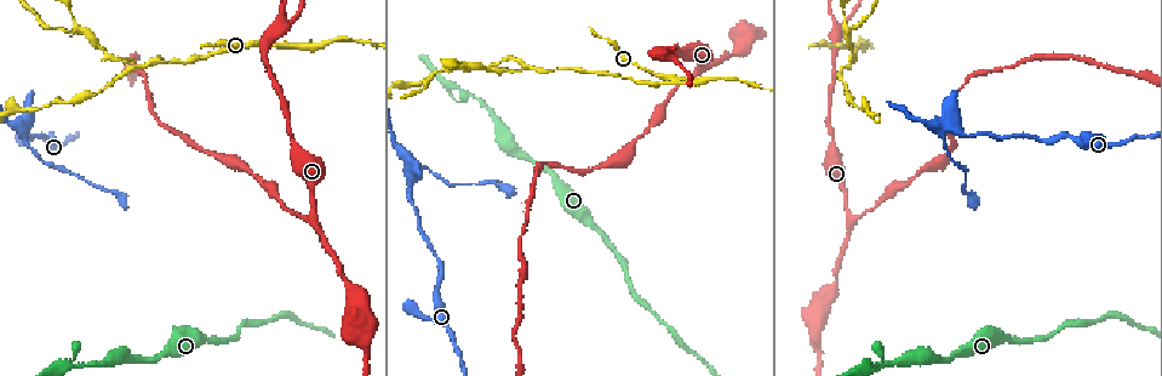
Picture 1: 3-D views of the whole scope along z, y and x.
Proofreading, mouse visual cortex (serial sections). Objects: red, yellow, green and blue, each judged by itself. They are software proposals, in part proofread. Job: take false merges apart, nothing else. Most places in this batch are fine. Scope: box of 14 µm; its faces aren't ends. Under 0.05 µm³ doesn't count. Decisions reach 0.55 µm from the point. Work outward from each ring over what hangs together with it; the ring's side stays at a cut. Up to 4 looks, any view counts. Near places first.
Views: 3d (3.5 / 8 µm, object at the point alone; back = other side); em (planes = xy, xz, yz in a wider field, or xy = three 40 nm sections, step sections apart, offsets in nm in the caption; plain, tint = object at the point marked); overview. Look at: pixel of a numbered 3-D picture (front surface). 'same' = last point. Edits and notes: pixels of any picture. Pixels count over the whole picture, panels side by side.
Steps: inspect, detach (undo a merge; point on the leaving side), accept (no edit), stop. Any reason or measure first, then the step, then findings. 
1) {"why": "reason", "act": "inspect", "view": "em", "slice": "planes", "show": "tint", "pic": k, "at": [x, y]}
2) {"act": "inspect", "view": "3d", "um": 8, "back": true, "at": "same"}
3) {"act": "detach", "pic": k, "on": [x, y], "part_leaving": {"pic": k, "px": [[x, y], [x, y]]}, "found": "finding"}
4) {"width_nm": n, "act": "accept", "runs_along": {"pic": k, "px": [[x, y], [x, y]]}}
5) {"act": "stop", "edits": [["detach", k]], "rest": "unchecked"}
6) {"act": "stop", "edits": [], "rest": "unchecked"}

{"why": "sharp bend", "act": "inspect", "view": "3d", "um": 3.5, "pic": 1, "at": [275, 45]}

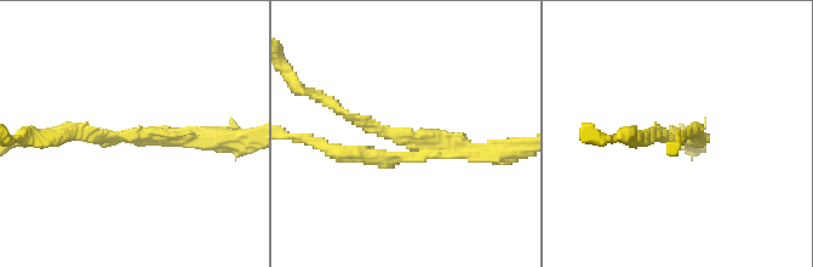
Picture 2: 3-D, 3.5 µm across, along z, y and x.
{"arms": 3, "arm_widths_nm": [150, 200, 200], "why": "now the EM", "act": "inspect", "view": "em", "slice": "xy", "step": 2, "show": "tint", "pic": 2, "at": [131, 139]}

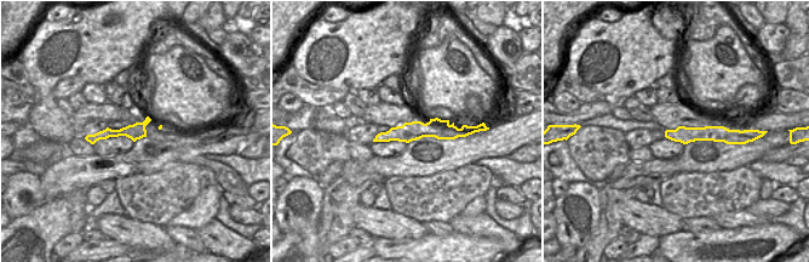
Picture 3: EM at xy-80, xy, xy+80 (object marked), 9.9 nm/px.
{"act": "accept", "runs_along": {"pic": 2, "px": [[328, 101], [410, 145], [391, 160], [354, 154]]}, "found": "one cell here"}

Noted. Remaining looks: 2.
{"why": "three arms meet", "act": "inspect", "view": "3d", "um": 8, "pic": 1, "at": [849, 66]}

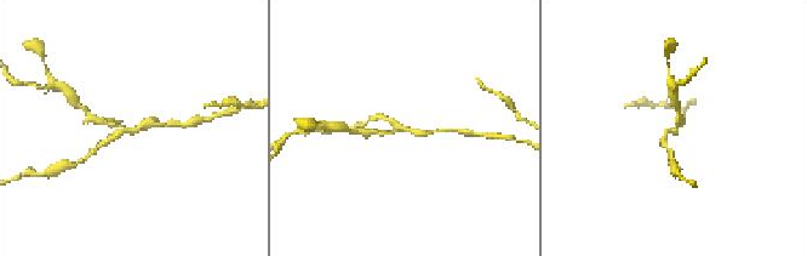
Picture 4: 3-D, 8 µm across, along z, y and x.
{"act": "inspect", "view": "em", "slice": "planes", "show": "tint", "pic": 4, "at": [129, 128]}

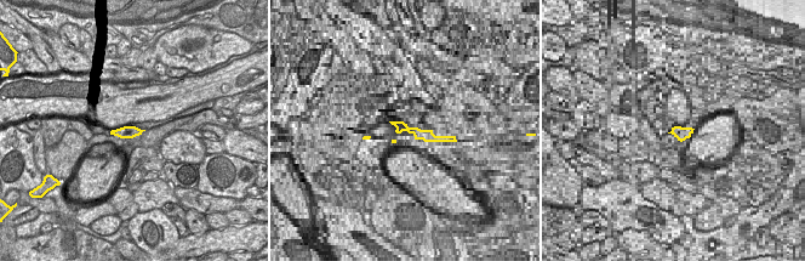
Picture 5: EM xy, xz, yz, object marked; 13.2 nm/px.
{"arm_widths_nm": [150, 200, 200], "act": "accept", "runs_along": {"pic": 4, "px": [[162, 125], [130, 130], [99, 120]]}, "found": "continuous, no second cell"}

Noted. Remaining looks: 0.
{"act": "stop", "edits": [], "rest": "unchecked"}

